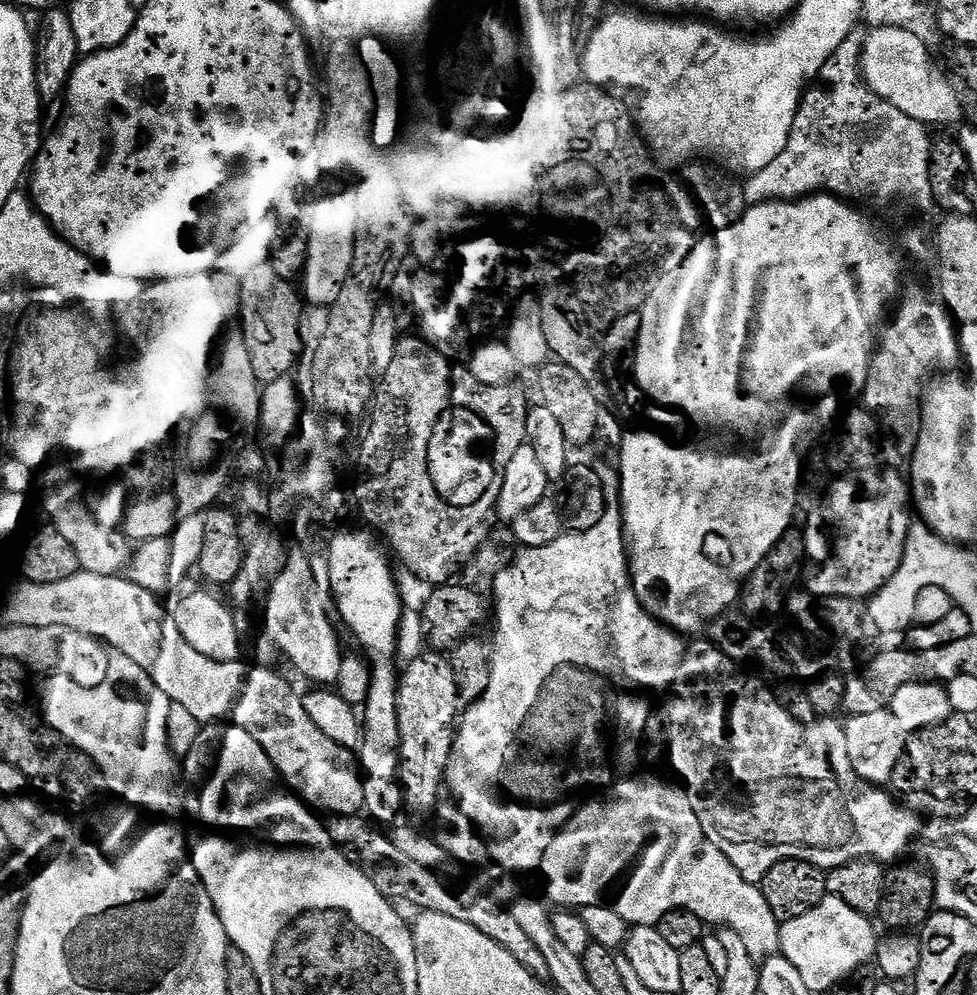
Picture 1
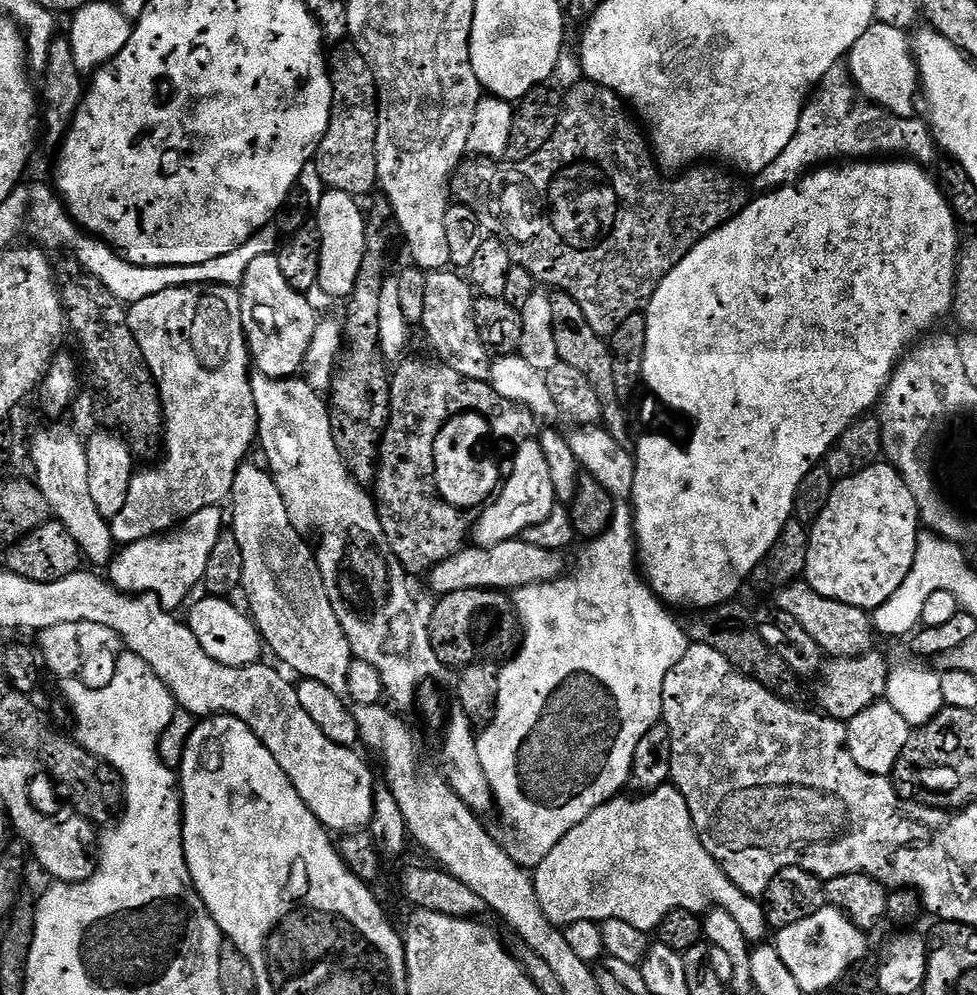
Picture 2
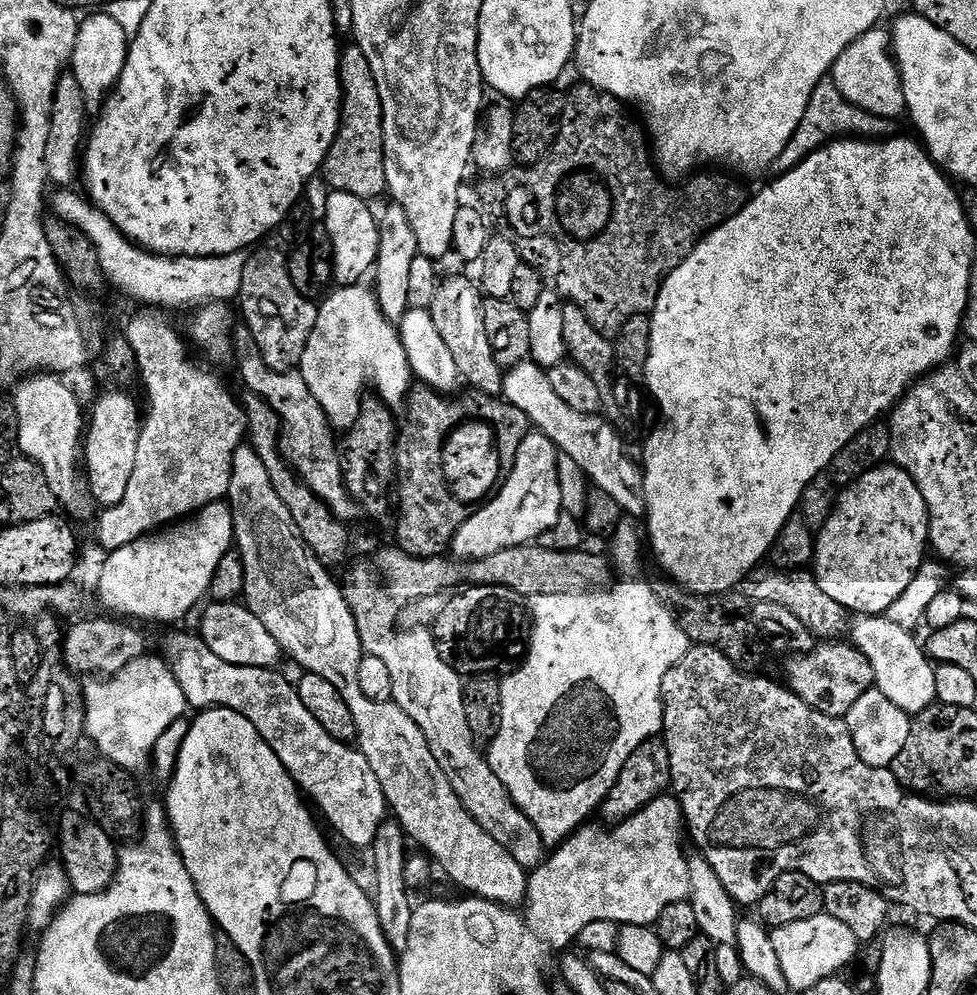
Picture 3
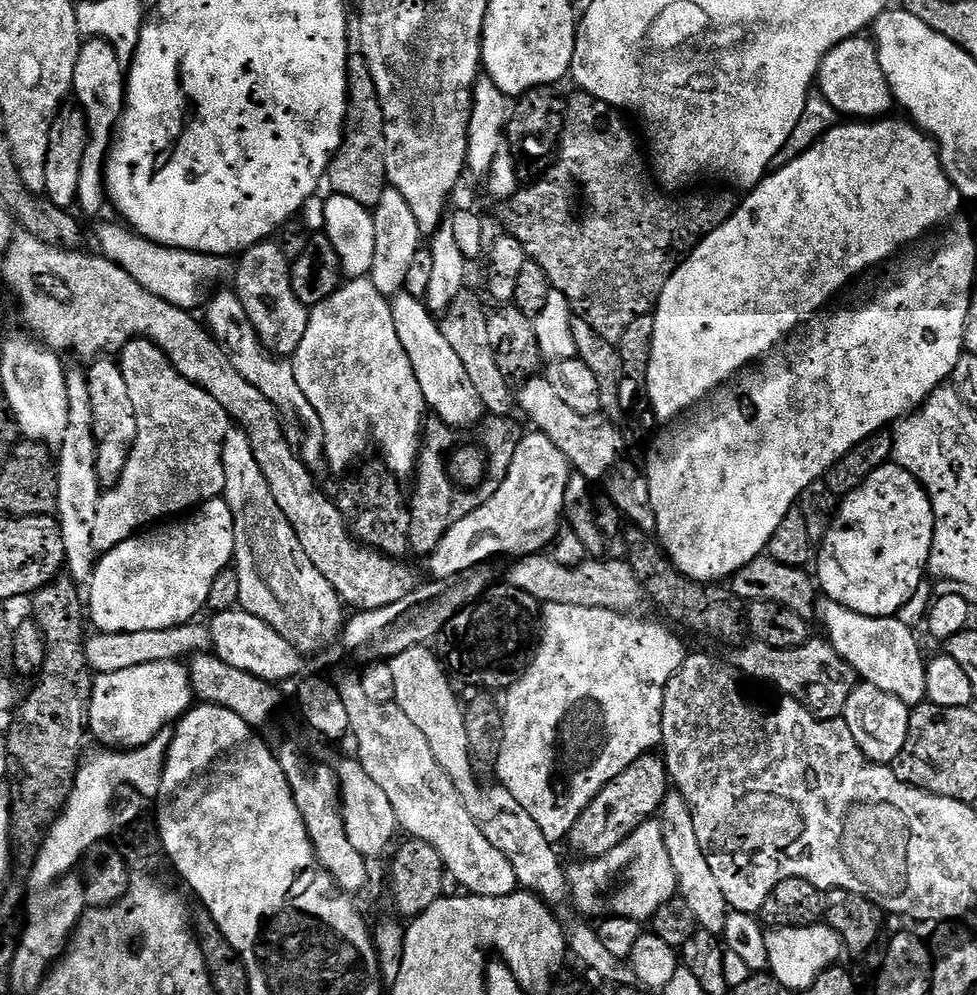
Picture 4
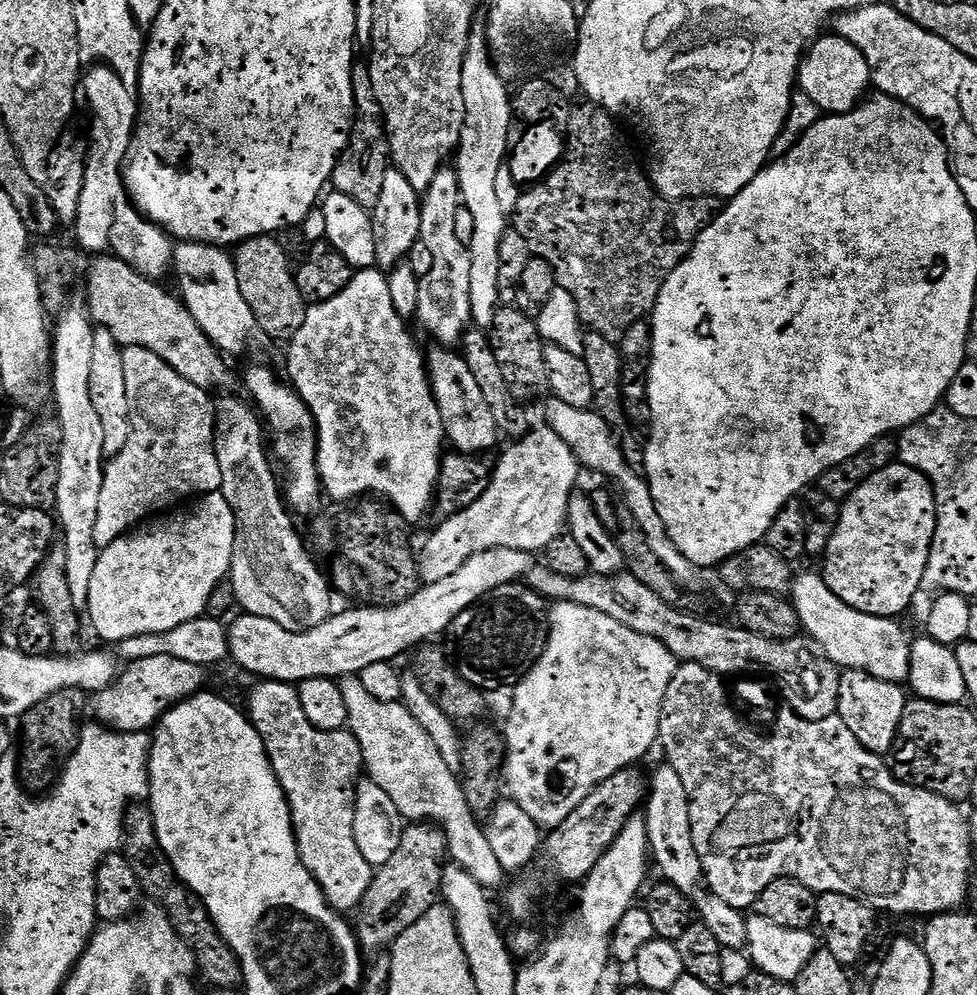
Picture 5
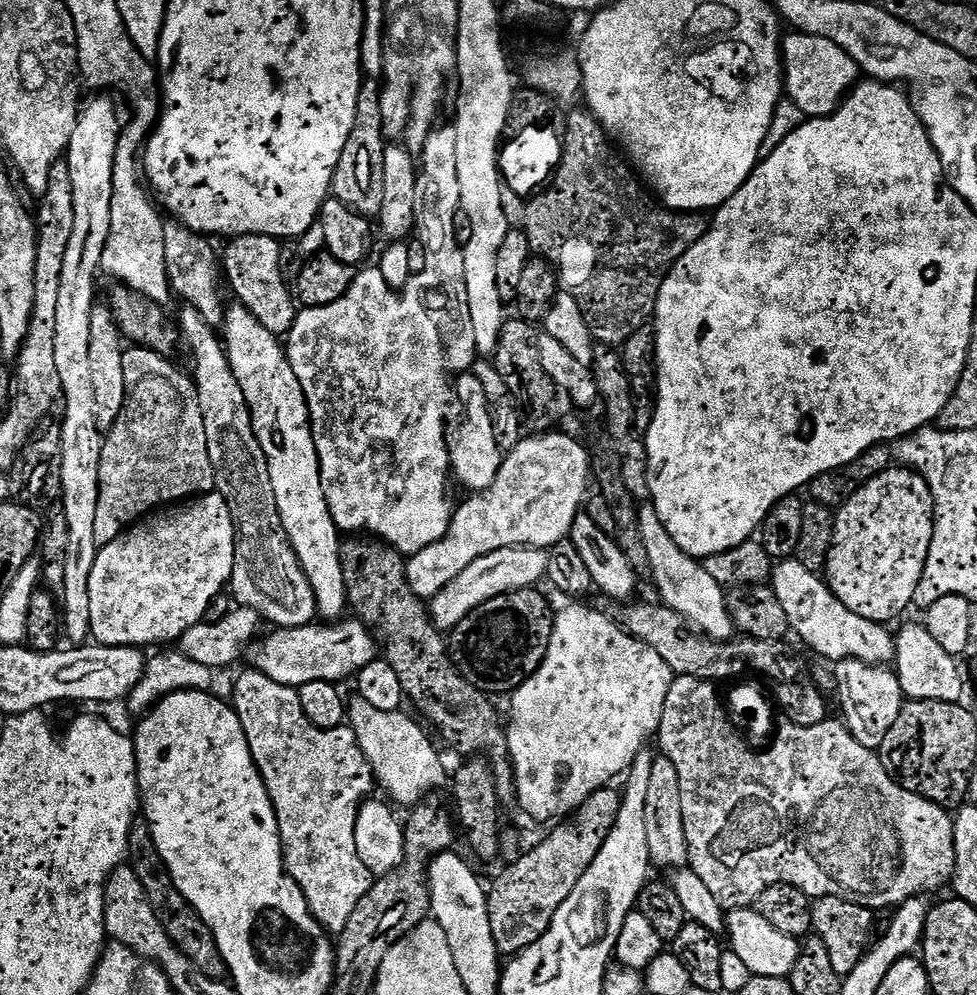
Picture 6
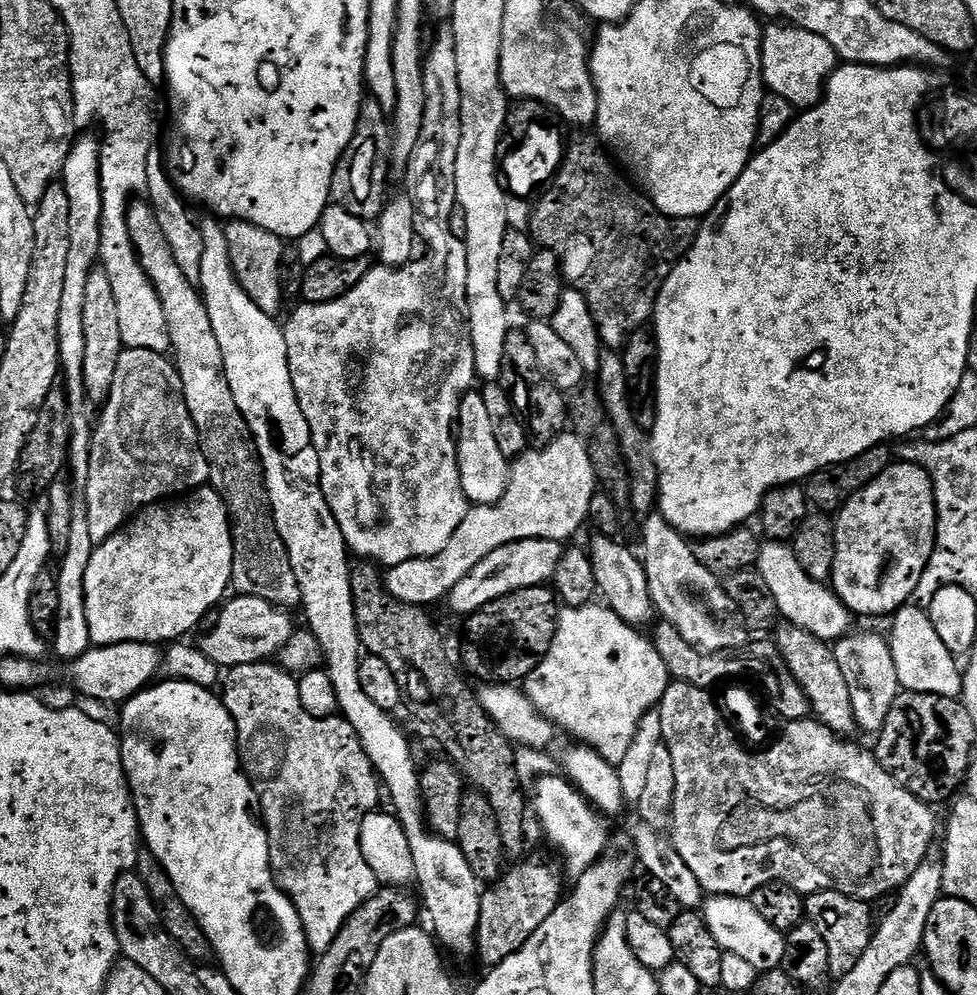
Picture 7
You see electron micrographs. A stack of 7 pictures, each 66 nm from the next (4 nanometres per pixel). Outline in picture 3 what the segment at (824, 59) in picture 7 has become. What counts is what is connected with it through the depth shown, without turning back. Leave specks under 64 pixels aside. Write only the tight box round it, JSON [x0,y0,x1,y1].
[830,27,906,118]

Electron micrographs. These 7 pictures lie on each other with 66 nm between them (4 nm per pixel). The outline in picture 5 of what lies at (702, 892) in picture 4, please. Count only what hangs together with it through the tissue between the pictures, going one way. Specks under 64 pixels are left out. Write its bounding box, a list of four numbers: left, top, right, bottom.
[644,764,703,893]

